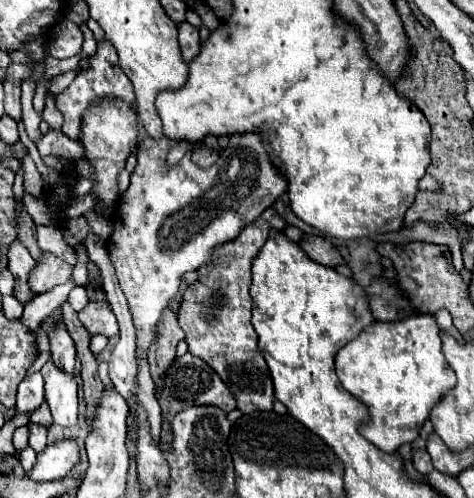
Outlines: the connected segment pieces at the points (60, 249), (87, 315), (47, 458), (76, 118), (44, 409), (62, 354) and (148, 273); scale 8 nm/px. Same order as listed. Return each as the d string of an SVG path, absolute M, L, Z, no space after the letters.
M37 226L37 244L39 248L51 250L53 254L57 254L59 258L63 258L69 264L75 264L75 250L71 246L65 244L61 230L53 228L53 226Z
M95 296L93 302L89 302L81 312L79 320L83 326L89 330L89 334L105 334L105 336L115 336L119 334L119 324L113 314L113 310L107 306L103 296Z
M61 440L55 444L49 444L39 456L29 472L29 478L35 482L51 482L59 480L65 474L73 470L73 466L79 462L79 448L73 440Z
M101 38L97 42L95 54L89 56L89 66L79 70L79 74L69 84L69 88L57 96L57 108L59 108L59 112L65 118L63 128L61 128L63 134L69 136L71 140L79 140L85 110L89 110L89 106L97 106L105 98L119 98L119 100L127 102L133 110L137 110L137 100L135 100L135 94L133 94L133 84L129 82L129 78L125 78L125 74L121 74L121 68L117 64L117 52L113 50L113 44L107 38Z
M43 402L43 404L37 408L37 412L31 414L31 422L35 422L35 424L43 424L43 426L51 426L51 424L53 424L47 402Z
M57 326L49 334L49 342L51 342L51 354L53 354L55 366L73 376L75 374L75 344L69 332L65 330L65 326Z
M245 132L235 136L235 164L213 164L211 168L195 166L191 150L179 164L167 164L167 152L173 142L169 138L153 140L141 136L137 166L131 174L131 186L119 198L117 218L121 226L113 226L107 244L109 258L119 278L119 286L127 298L137 332L137 350L149 352L157 340L157 324L179 292L185 272L199 270L209 264L213 250L231 242L249 222L271 206L285 190L287 178L273 162L259 134Z

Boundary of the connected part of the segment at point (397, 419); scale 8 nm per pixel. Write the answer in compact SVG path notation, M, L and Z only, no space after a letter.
M419 314L399 322L369 324L339 350L335 358L335 370L343 388L349 394L357 396L369 408L371 420L367 422L367 426L361 428L361 434L385 452L395 452L401 444L413 442L419 436L419 430L427 420L429 412L433 410L433 406L441 398L445 398L445 394L449 394L455 386L455 374L441 352L439 326L435 322L435 316L431 314Z

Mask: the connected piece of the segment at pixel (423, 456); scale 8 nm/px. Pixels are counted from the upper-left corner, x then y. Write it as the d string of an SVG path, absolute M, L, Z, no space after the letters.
M413 450L413 466L423 476L427 476L433 470L433 464L431 464L427 450Z

